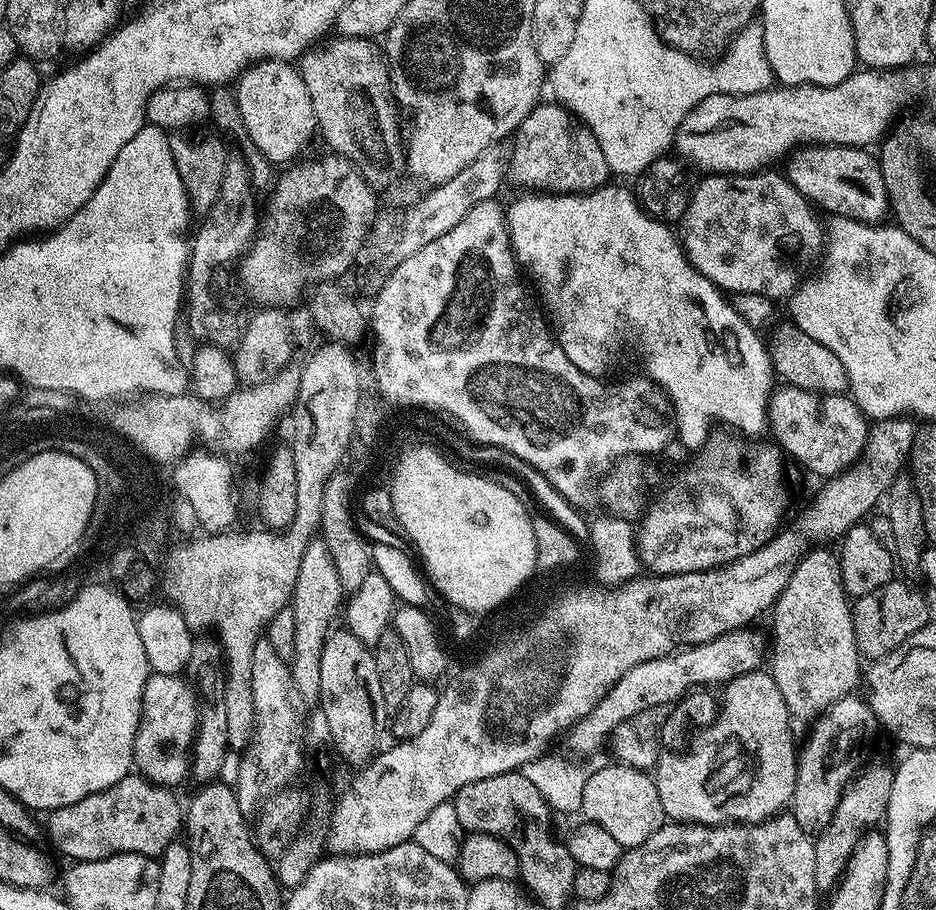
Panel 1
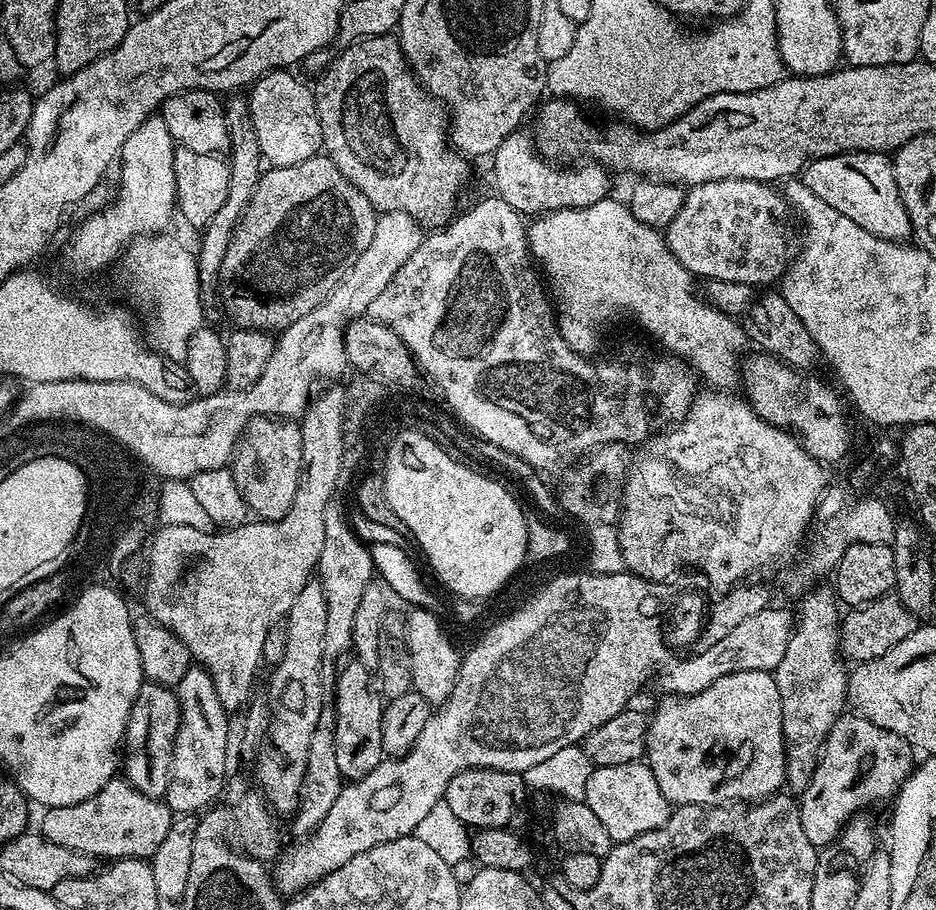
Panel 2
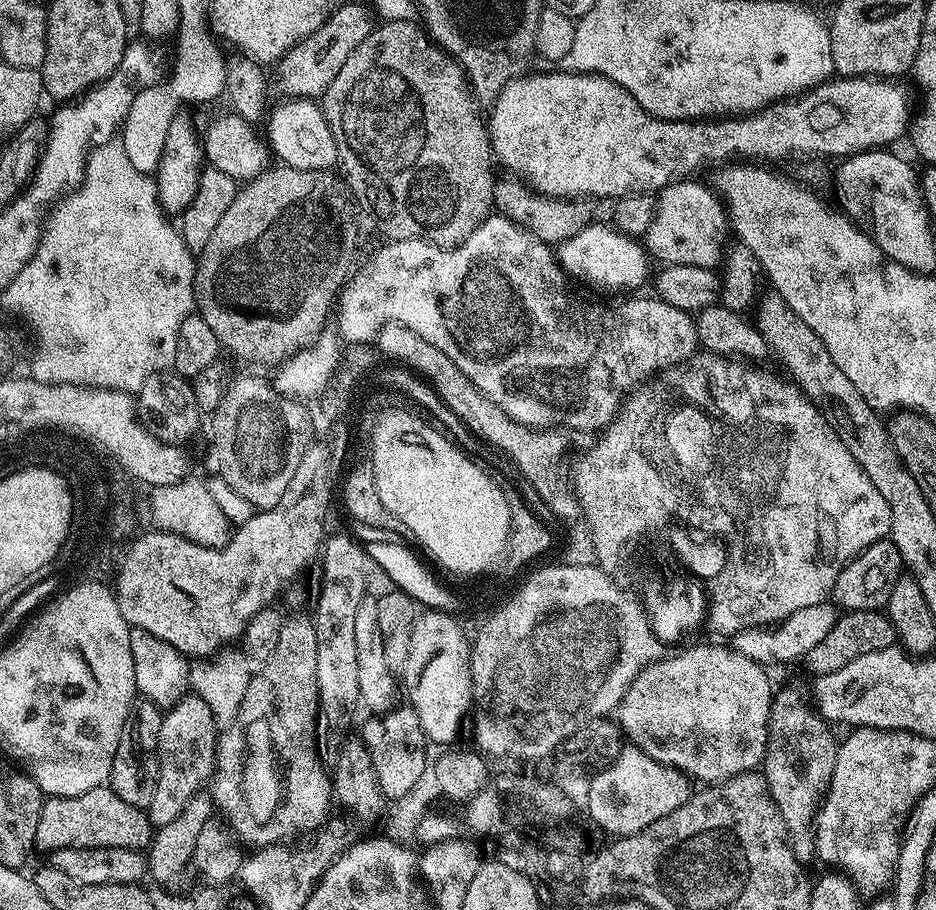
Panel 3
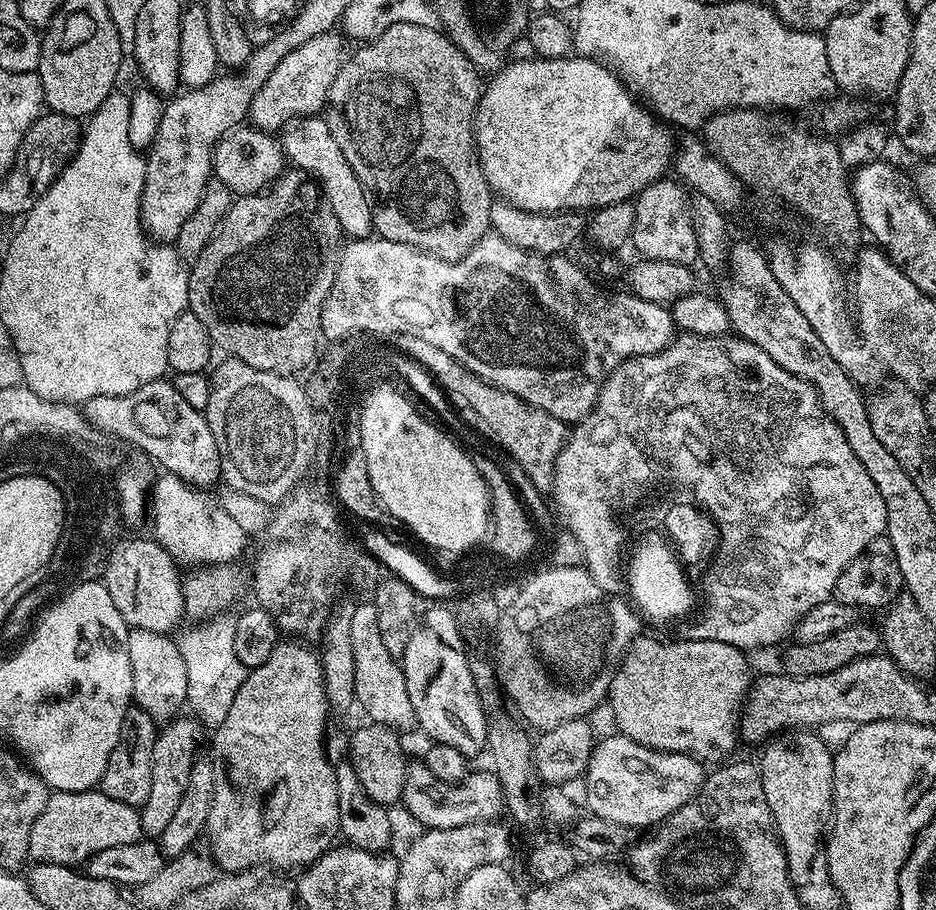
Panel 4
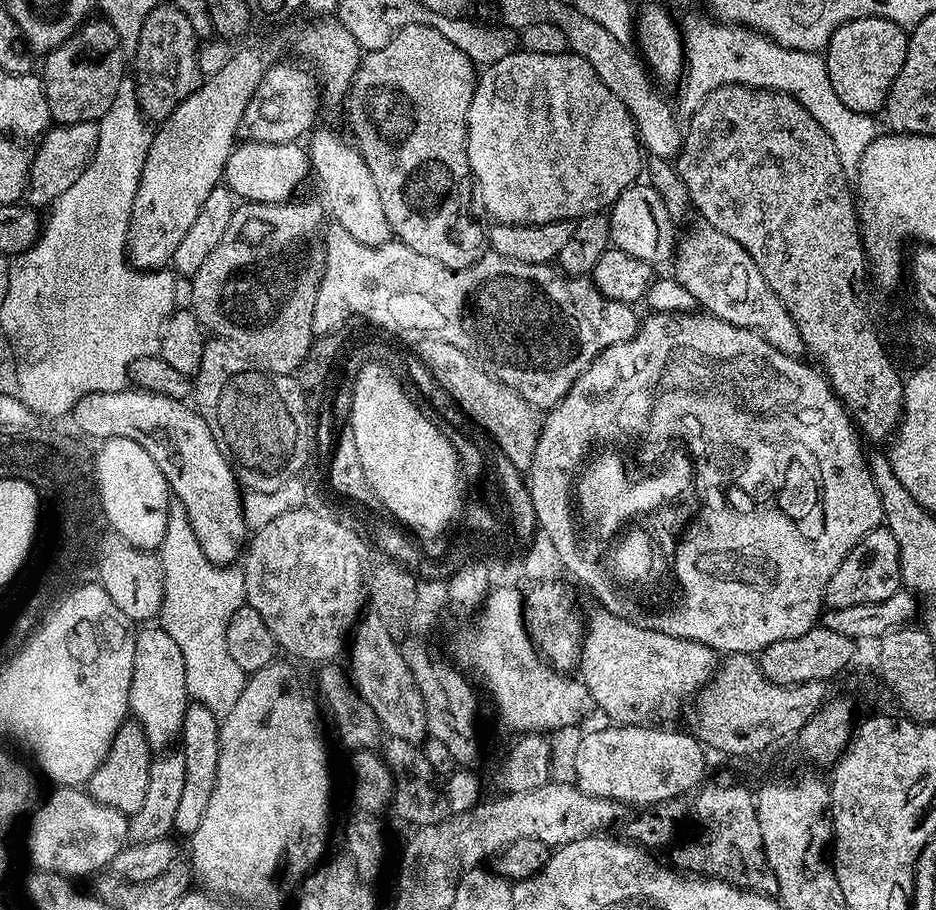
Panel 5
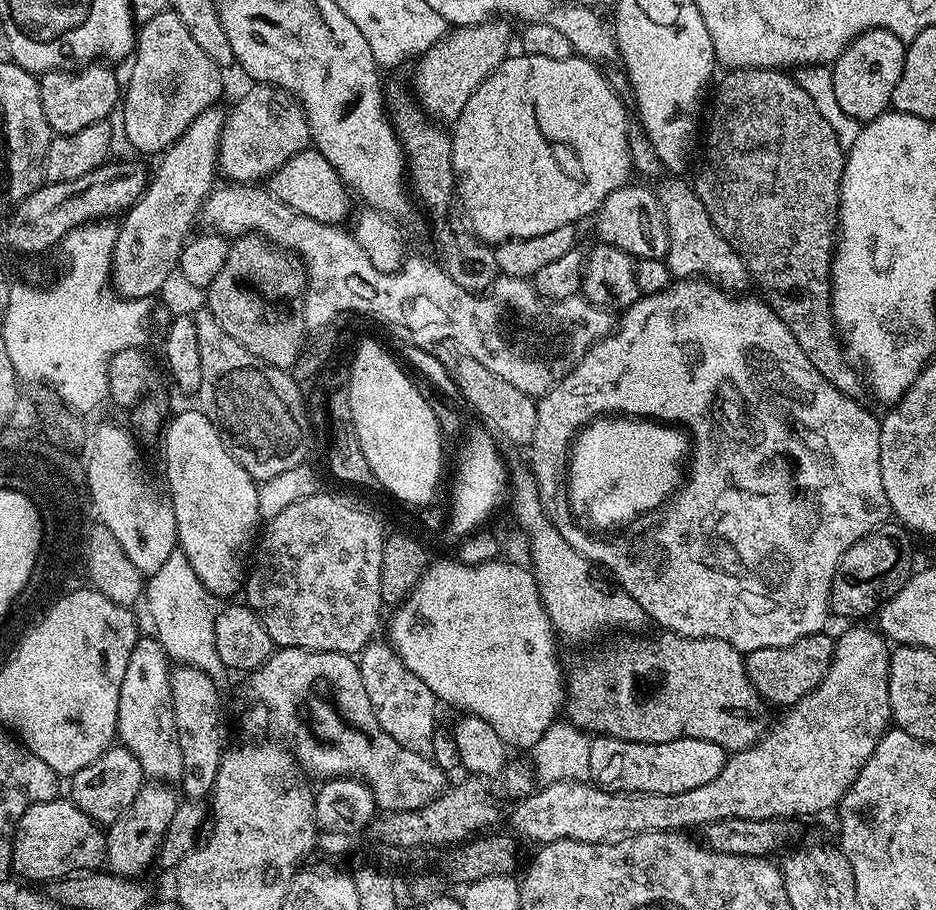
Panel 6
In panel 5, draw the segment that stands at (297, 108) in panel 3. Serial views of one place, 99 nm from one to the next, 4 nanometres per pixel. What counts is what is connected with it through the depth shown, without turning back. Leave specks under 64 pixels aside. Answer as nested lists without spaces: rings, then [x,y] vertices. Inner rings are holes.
[[[319,128],[307,137],[306,151],[311,175],[314,180],[316,176],[321,190],[324,191],[322,200],[331,219],[342,226],[342,230],[346,230],[346,234],[350,234],[354,242],[362,242],[362,246],[378,248],[389,243],[393,239],[390,224],[386,222],[382,201],[378,198],[378,186],[374,186],[374,178],[370,178],[370,170],[364,159],[351,143],[346,144],[332,136],[328,129]]]

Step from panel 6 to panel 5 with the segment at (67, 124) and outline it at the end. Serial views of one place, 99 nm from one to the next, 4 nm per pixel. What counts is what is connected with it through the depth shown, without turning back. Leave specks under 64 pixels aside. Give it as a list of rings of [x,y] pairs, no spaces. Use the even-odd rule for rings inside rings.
[[[91,20],[81,24],[68,39],[43,57],[42,79],[48,114],[56,124],[100,121],[110,108],[110,102],[114,102],[118,82],[125,79],[126,57],[120,51],[118,34],[114,34],[107,20]]]

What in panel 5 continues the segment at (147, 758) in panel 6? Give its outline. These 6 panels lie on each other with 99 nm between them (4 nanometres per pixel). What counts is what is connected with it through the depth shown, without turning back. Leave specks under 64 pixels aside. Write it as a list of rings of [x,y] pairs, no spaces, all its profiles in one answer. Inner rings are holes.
[[[152,626],[141,627],[144,629],[135,633],[134,674],[130,678],[128,706],[136,723],[142,726],[149,746],[154,750],[168,750],[180,739],[180,727],[190,703],[186,665],[178,642],[162,626],[148,627]]]

